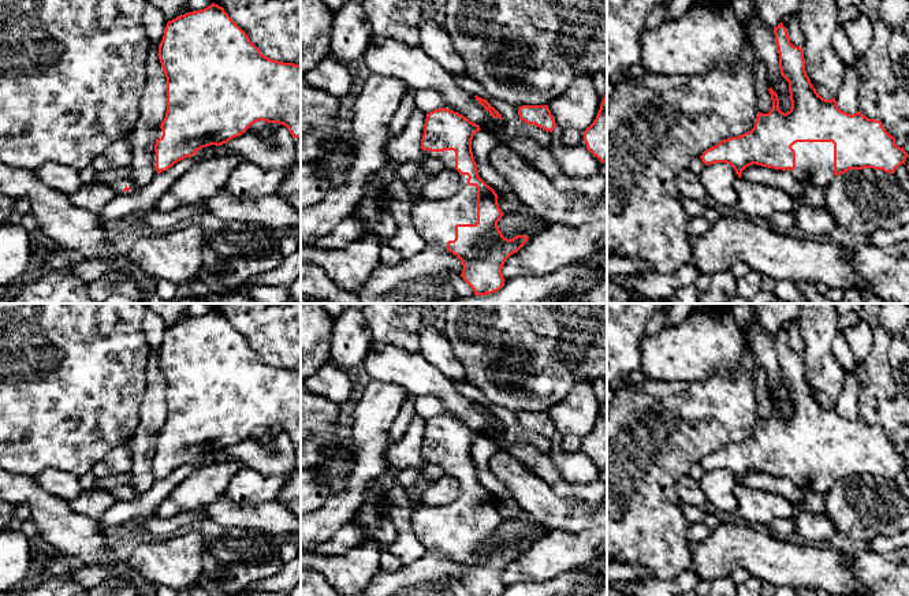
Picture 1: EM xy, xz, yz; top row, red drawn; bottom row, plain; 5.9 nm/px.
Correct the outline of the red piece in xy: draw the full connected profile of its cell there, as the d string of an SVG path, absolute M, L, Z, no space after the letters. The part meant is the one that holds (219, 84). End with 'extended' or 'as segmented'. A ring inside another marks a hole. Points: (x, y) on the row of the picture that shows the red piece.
M212 3L168 21L159 59L167 78L167 112L152 150L156 174L202 148L227 144L260 120L283 124L301 138L301 66L264 56L223 7Z | extended

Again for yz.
M782 22L774 27L774 33L781 74L789 82L790 111L786 113L781 111L778 94L770 87L771 111L759 112L750 131L723 139L707 149L700 156L701 161L705 165L730 164L738 178L752 164L789 171L801 183L820 187L828 186L837 175L849 170L873 168L894 174L901 164L905 164L908 153L904 146L895 145L895 138L886 131L880 120L868 119L858 111L853 115L846 113L838 108L835 97L826 100L816 92L805 71L804 49L790 42Z | extended

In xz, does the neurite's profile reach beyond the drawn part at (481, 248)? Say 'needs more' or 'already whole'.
needs more

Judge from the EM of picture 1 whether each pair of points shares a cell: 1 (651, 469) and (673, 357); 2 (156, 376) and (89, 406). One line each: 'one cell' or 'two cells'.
1: two cells
2: two cells

